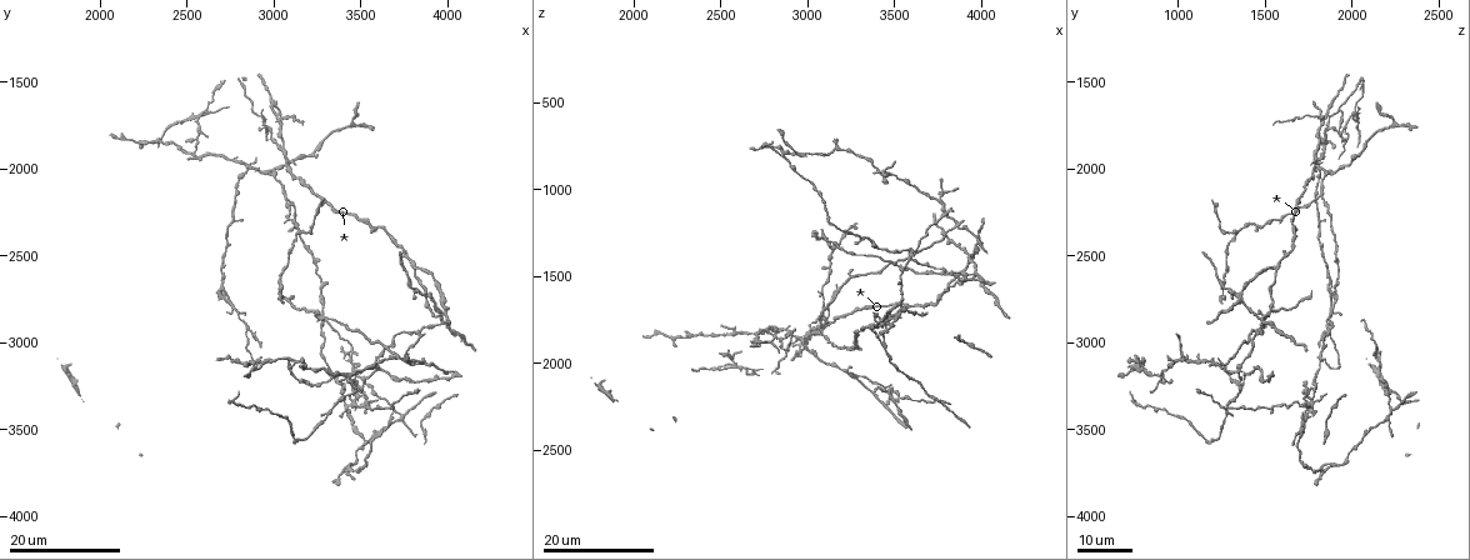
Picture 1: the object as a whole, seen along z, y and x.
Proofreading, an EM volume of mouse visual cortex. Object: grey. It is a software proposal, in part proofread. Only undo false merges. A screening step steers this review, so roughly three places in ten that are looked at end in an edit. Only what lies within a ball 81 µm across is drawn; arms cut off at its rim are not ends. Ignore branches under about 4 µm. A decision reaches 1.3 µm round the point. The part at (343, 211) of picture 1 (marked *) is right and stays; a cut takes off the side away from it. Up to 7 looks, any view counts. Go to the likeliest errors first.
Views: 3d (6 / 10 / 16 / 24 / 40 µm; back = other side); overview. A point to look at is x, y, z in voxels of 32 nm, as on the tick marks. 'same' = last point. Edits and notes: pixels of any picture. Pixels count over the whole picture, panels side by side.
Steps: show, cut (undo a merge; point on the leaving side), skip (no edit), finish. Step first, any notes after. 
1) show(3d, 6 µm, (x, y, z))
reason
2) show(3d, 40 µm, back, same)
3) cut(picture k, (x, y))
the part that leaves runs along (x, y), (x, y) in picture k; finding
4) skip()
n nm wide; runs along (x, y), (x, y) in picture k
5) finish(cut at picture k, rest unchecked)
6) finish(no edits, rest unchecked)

show(3d, 24 µm, (2860, 2000, 1800))
four arms meet

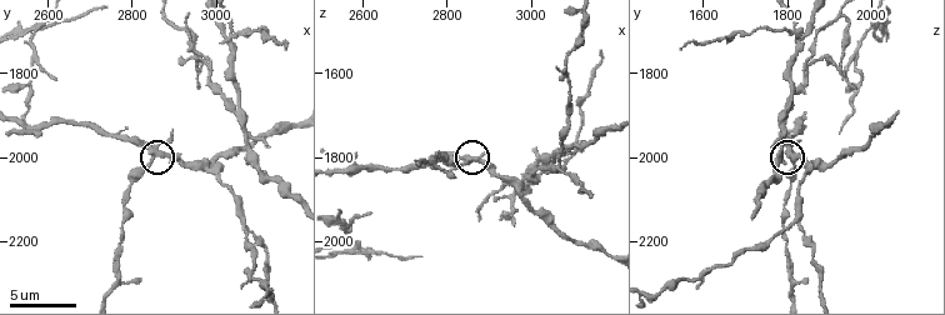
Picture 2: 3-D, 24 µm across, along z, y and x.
show(3d, 10 µm, (2850, 1995, 1815))
closer look

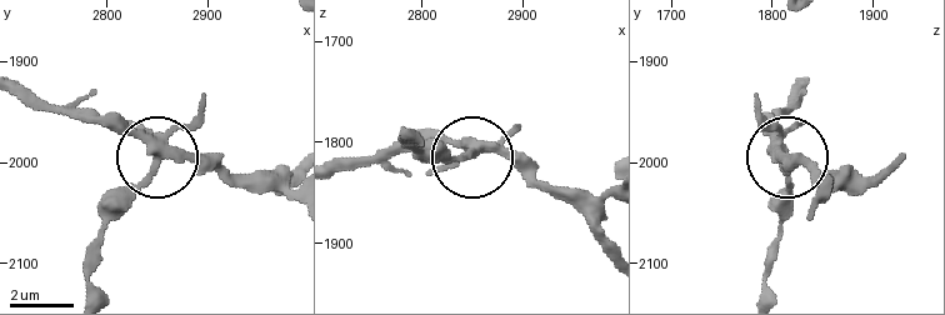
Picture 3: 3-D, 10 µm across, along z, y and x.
cut(picture 3, (195, 118))
4 arms; two neurons meet here

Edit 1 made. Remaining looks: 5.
show(3d, 16 µm, (3740, 3420, 2200))
two arms in line, one across

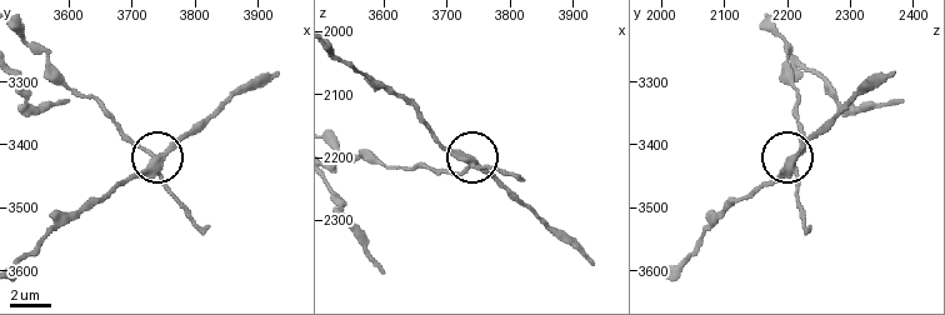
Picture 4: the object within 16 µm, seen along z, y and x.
show(3d, 6 µm, (3740, 3420, 2210))

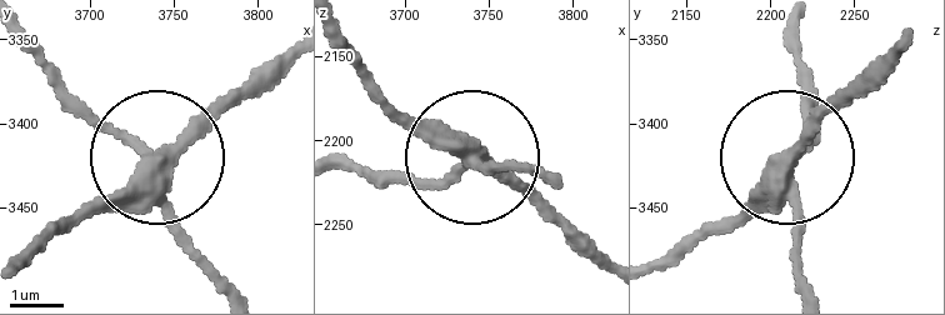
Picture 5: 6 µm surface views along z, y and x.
cut(picture 5, (190, 251))
side arm 9 µm; the part that leaves runs along (146, 176), (26, 33) in picture 5; a second neuron is stuck on

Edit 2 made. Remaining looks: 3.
show(3d, 10 µm, (3065, 2155, 1825))
small branch off a trunk

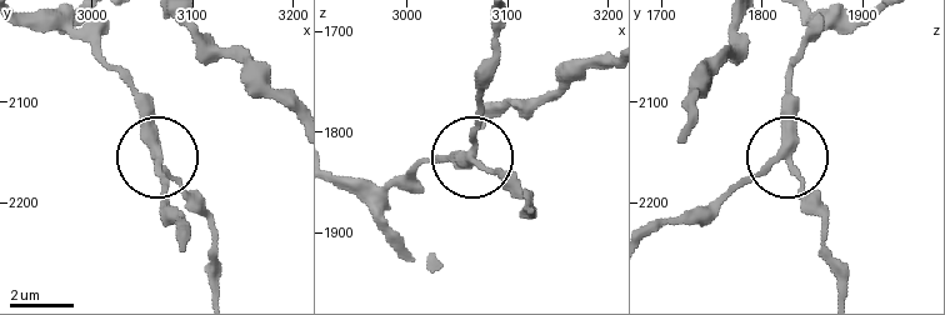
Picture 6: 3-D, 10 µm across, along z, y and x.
show(3d, 10 µm, back, same)

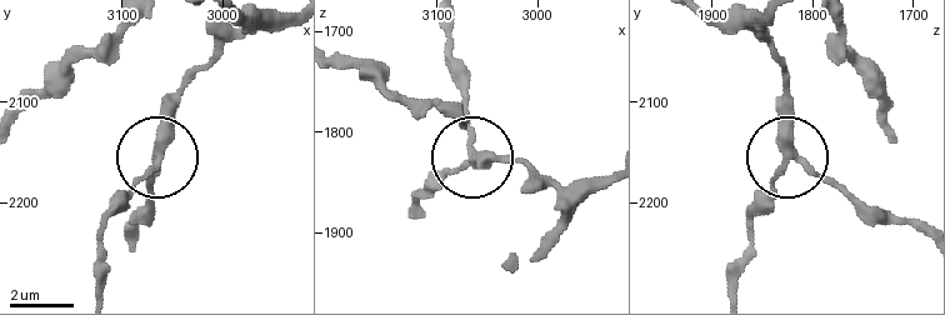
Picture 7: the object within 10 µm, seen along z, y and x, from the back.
skip()
side arm 35 µm; continuous, no second neuron

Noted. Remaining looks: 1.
finish(cut at picture 3, cut at picture 5, rest unchecked)

